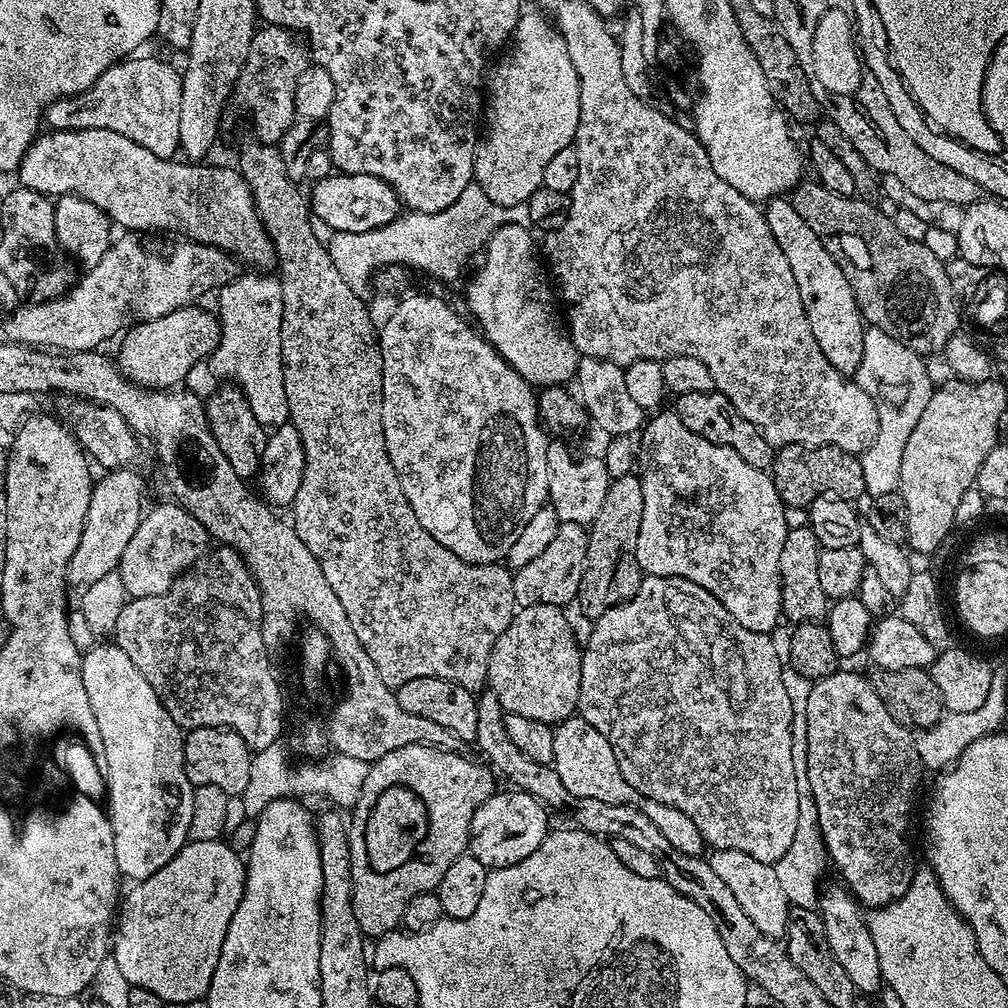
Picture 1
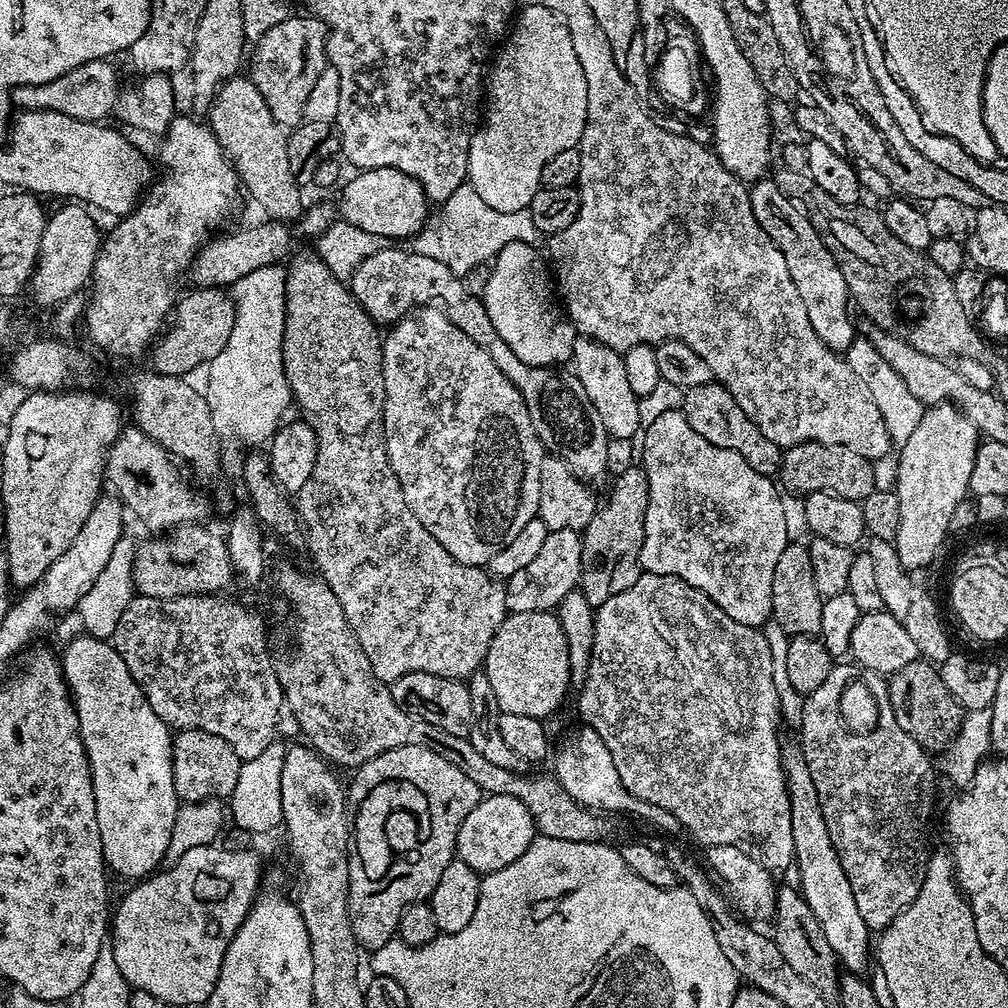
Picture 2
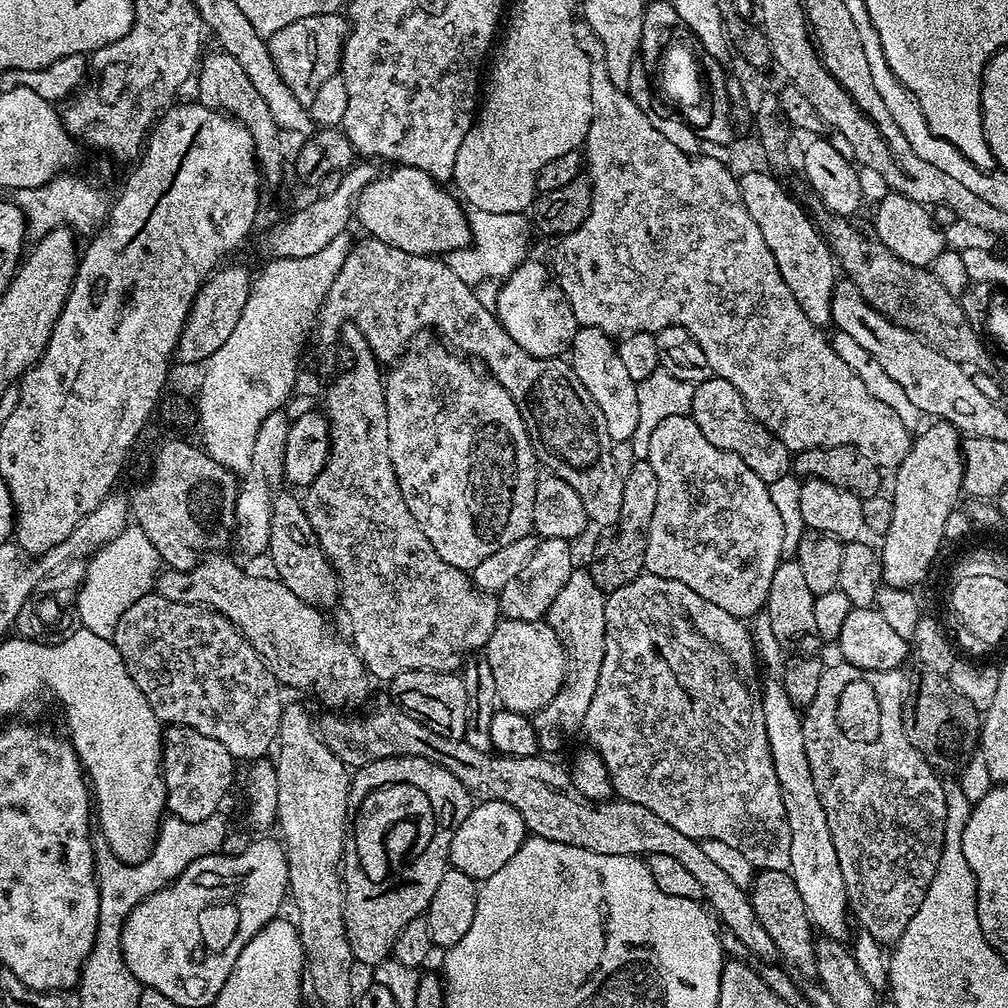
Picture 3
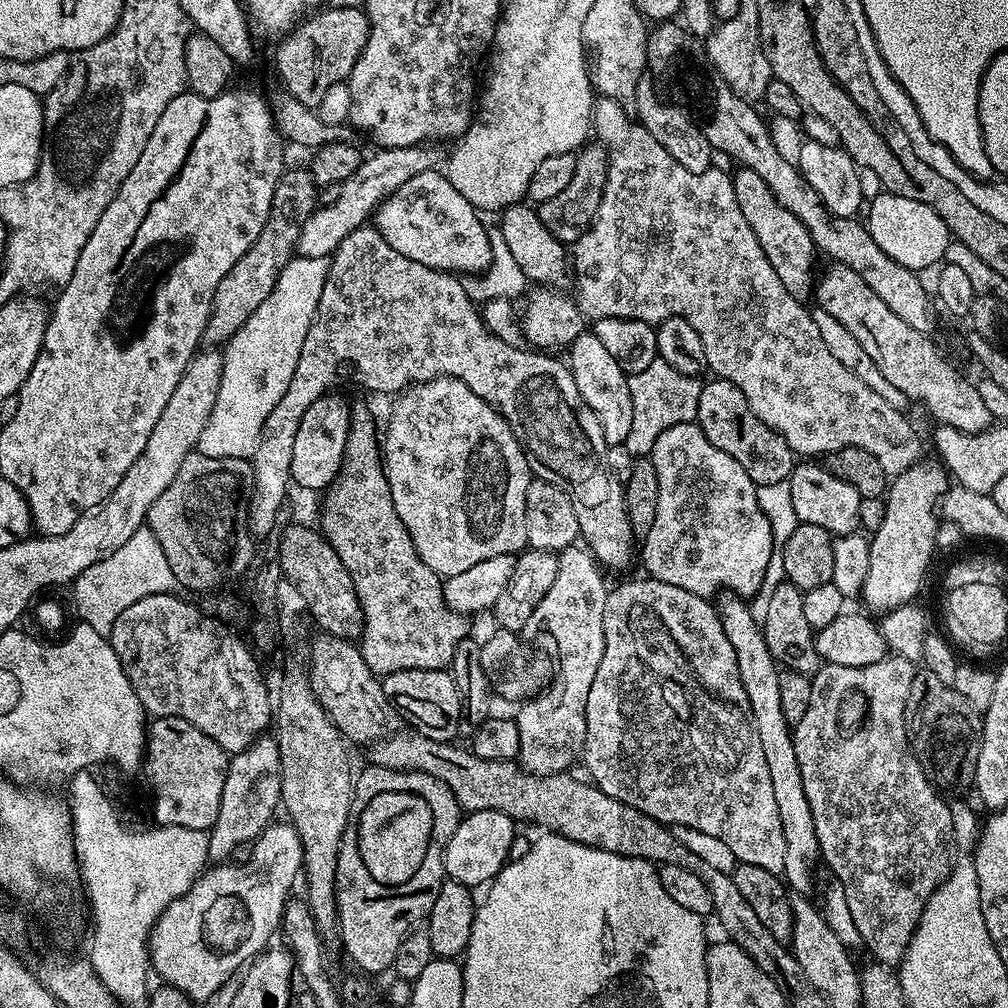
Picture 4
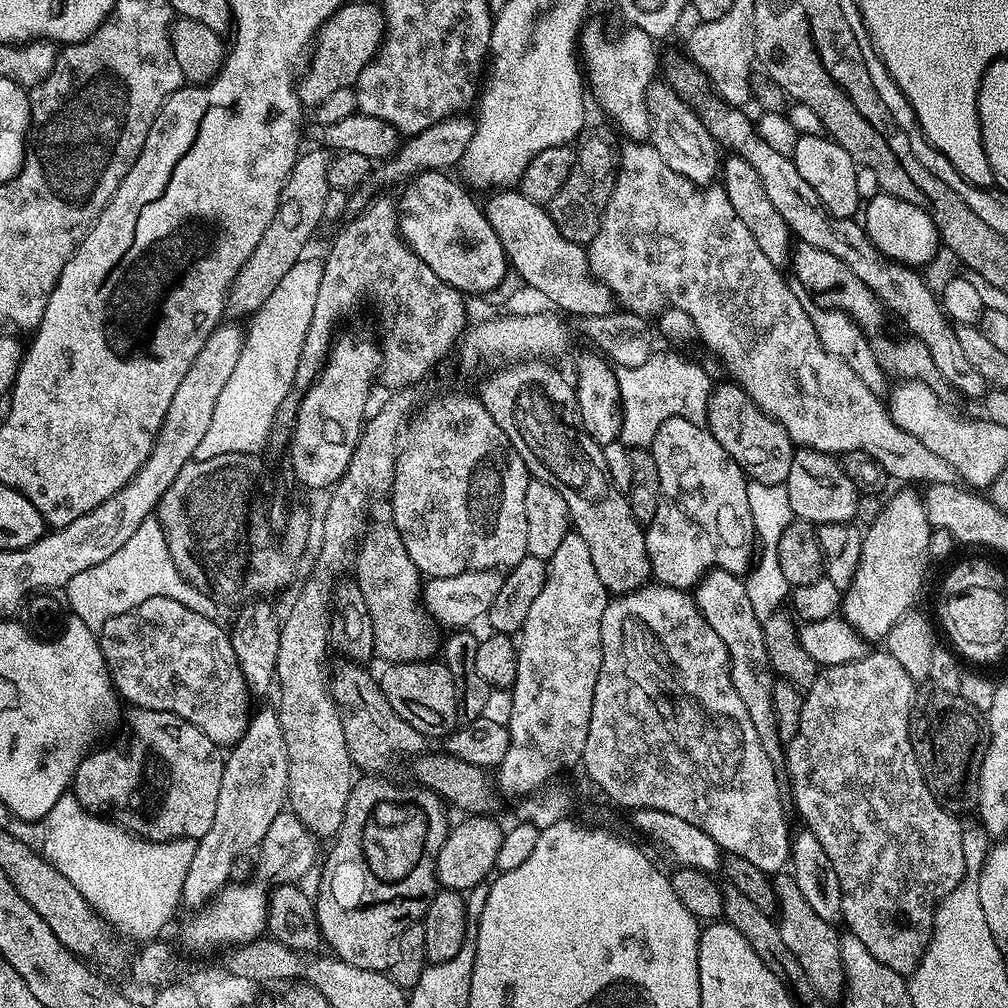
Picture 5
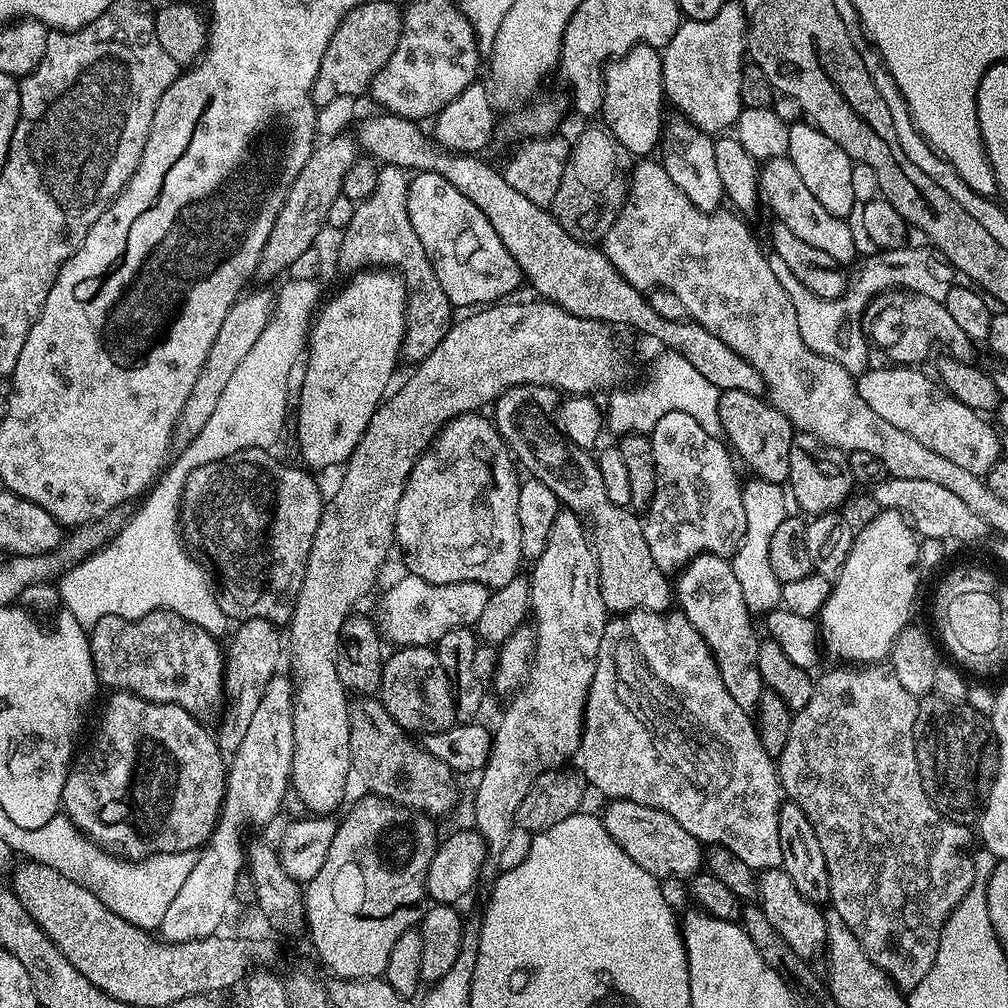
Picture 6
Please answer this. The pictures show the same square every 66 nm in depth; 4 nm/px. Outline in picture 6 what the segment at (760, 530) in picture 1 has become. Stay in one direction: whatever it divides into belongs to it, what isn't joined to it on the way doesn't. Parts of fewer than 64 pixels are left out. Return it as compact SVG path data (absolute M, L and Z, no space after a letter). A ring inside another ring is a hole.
M670 413L662 415L650 433L656 467L656 489L654 498L646 509L642 523L646 534L646 546L654 554L654 562L666 574L672 574L693 560L701 552L713 552L716 556L732 554L743 538L746 515L742 506L742 480L736 477L732 465L733 453L729 445L718 437L711 437L698 426L689 414Z

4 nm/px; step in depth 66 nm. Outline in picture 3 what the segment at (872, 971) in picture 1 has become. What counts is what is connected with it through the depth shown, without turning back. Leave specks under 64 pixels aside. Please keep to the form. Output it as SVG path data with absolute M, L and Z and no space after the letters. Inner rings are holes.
M768 678L763 681L760 709L764 715L766 738L770 742L774 774L778 774L782 806L786 810L790 826L788 871L792 873L794 886L798 886L798 894L802 894L802 902L812 920L813 929L821 937L829 940L847 941L850 936L848 895L842 882L842 866L838 866L838 854L834 854L834 840L830 838L826 810L822 810L822 802L814 786L814 774L810 774L810 762L806 762L804 721L796 705L790 702L783 683L779 680Z

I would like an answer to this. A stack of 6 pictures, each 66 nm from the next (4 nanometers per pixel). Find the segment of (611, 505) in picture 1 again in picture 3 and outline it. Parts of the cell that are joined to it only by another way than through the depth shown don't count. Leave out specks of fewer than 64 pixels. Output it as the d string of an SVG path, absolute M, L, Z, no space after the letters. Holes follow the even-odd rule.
M648 459L637 460L630 466L630 474L624 476L620 516L614 525L616 533L605 544L597 546L592 561L586 564L586 570L605 594L634 582L644 572L650 518L654 518L654 506L657 502L658 477L654 474L654 466L650 466Z

